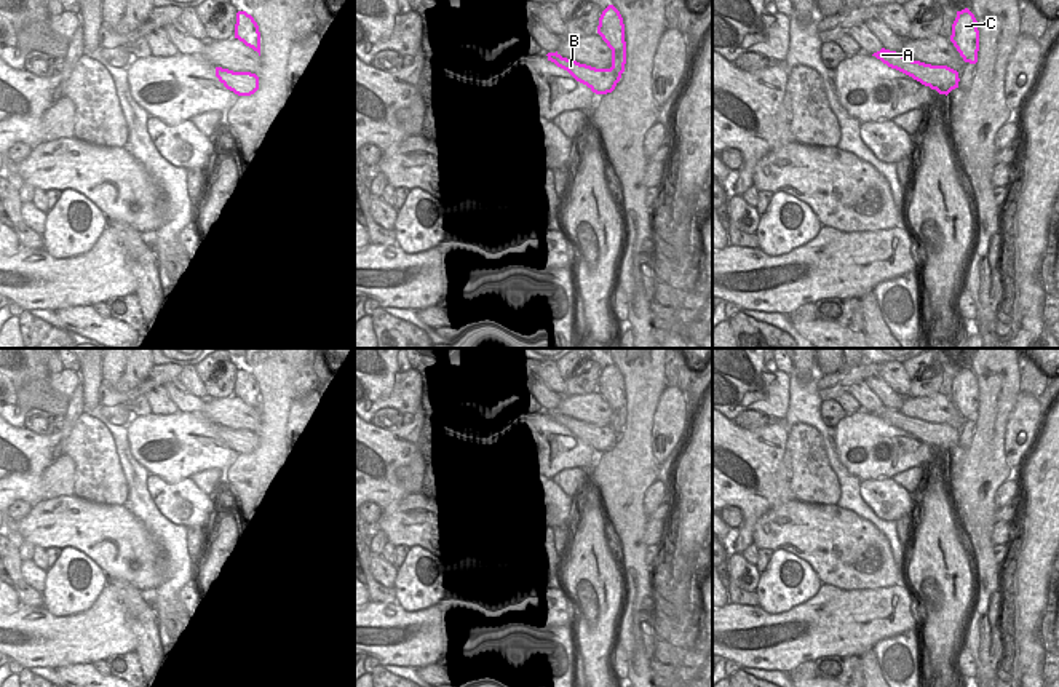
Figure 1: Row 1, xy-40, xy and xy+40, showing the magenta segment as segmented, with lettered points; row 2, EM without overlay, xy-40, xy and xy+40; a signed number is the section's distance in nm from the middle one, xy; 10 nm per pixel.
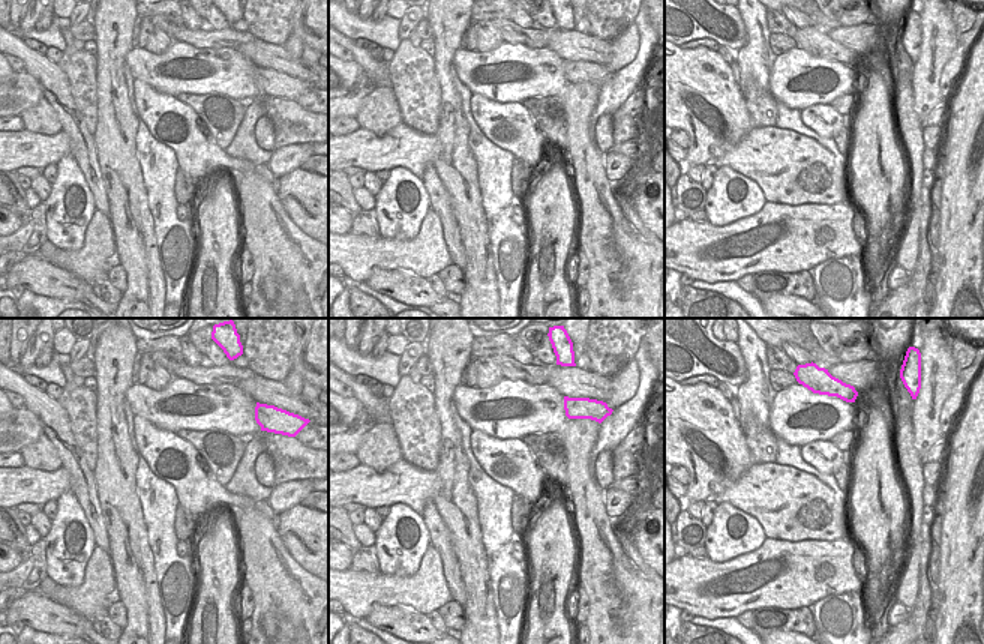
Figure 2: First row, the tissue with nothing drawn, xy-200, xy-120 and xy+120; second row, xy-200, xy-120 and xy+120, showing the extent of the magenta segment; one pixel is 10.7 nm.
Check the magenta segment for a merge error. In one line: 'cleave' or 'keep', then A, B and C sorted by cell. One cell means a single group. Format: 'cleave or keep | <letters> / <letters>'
cleave | A B / C

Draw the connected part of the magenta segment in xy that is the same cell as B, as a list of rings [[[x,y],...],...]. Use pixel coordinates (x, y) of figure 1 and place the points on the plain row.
[[[557,409],[548,411],[548,419],[567,428],[577,439],[586,443],[596,452],[612,451],[618,441],[618,435],[612,427],[596,427],[577,419],[562,415]]]

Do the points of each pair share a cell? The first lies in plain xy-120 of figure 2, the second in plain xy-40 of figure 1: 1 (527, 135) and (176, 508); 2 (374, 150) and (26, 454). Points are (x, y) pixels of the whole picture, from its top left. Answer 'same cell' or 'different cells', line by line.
1: same cell
2: different cells

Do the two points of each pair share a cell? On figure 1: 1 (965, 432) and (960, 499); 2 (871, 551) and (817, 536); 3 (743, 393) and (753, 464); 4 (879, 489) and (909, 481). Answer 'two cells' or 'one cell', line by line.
1: one cell
2: one cell
3: two cells
4: two cells

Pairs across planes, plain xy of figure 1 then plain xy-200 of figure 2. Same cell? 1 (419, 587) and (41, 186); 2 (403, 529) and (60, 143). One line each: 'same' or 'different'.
1: different
2: same

